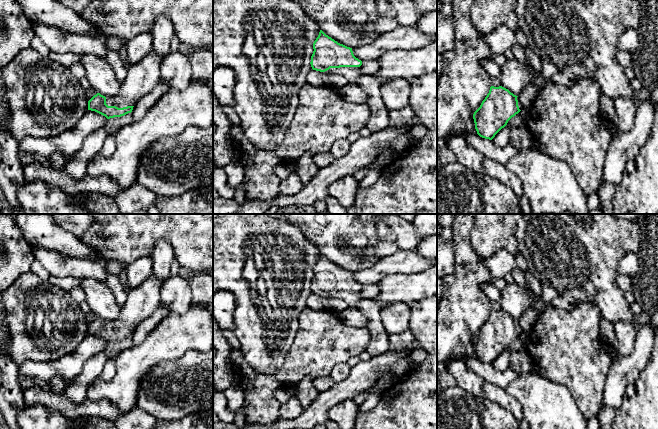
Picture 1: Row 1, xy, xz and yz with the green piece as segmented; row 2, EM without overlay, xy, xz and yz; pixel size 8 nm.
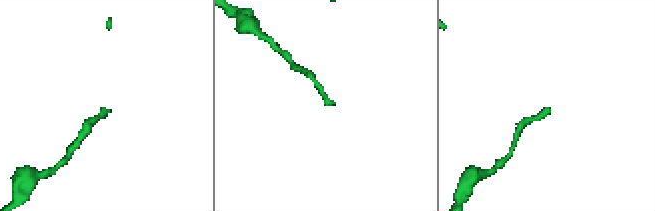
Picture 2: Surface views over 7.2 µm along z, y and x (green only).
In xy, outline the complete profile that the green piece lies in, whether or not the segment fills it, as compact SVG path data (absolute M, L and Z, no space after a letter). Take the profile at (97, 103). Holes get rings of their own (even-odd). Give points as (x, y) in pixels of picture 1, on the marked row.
M151 51L128 70L115 97L105 97L97 93L88 101L88 110L95 111L107 119L131 113L135 103L151 93L159 83L160 64L163 59Z

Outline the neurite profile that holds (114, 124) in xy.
M128 113L121 117L114 117L107 119L105 129L107 133L118 132L123 126L126 126L132 122L131 113Z

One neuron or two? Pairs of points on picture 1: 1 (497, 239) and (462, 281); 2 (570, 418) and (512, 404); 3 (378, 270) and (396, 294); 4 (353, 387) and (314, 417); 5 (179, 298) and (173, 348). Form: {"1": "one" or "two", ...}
{"1": "two", "2": "two", "3": "two", "4": "one", "5": "two"}

